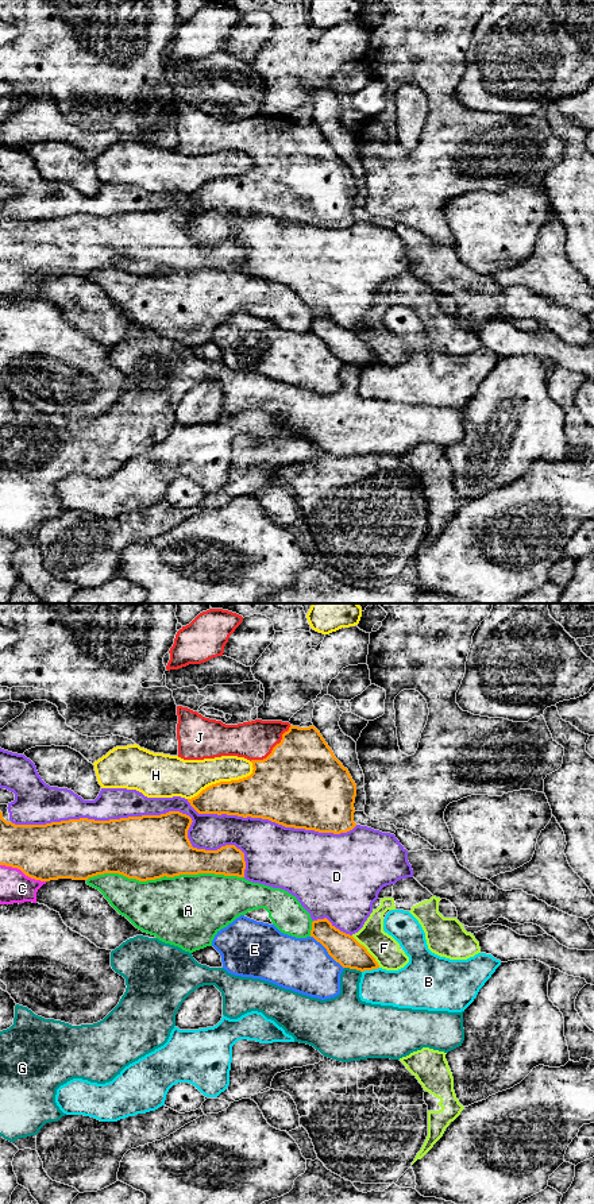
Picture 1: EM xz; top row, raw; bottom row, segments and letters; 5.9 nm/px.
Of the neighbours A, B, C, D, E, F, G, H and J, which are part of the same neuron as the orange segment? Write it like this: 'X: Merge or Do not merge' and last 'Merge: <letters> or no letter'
A: Do not merge
B: Do not merge
C: Do not merge
D: Do not merge
E: Do not merge
F: Do not merge
G: Do not merge
H: Do not merge
J: Merge
Merge: J

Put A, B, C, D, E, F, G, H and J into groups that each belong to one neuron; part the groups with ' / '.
A / B / C / D / E / F / G / H / J

